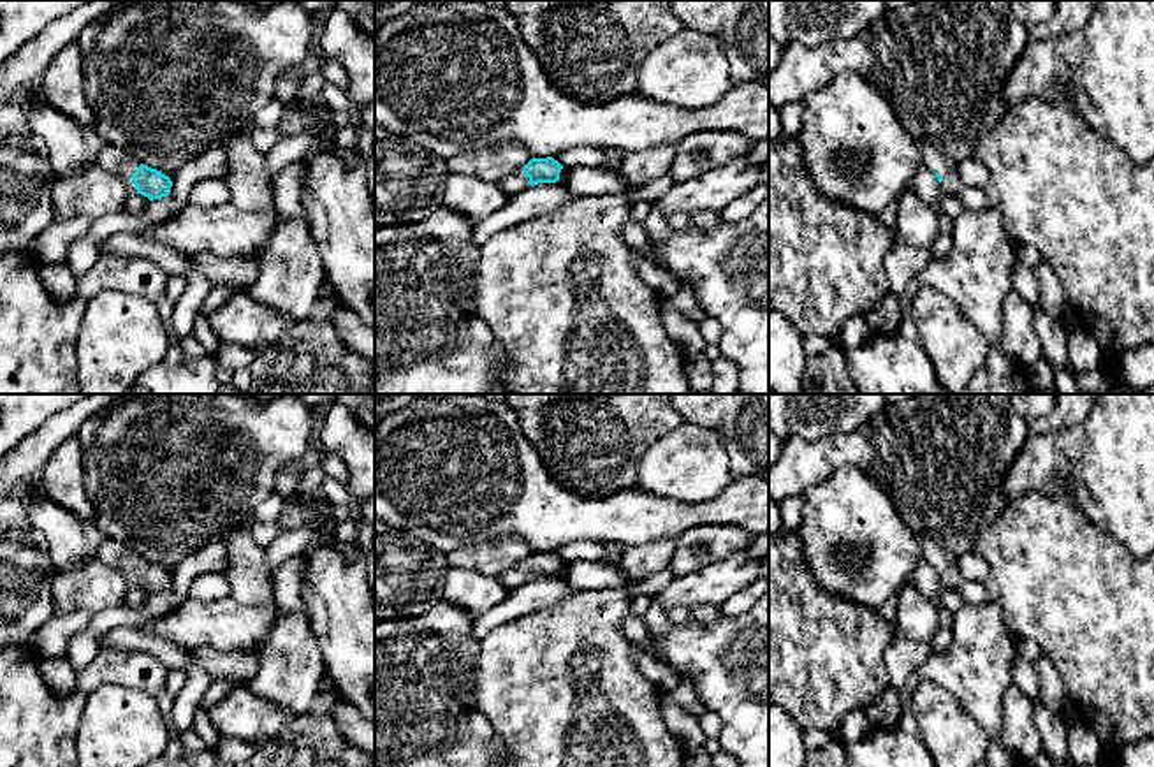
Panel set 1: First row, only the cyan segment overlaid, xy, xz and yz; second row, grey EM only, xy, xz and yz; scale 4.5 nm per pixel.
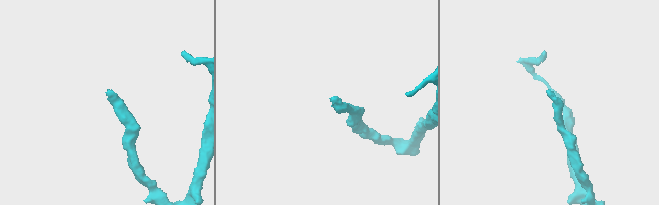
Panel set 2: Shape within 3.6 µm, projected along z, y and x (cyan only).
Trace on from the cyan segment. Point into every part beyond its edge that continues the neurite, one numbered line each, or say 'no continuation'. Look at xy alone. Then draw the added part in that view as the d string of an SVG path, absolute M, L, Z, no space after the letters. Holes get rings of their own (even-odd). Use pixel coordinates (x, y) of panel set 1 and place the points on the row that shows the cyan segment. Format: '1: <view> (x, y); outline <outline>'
1: xy (113, 159); outline M104 144L100 153L97 155L95 164L106 169L107 172L113 172L121 178L130 194L137 192L130 178L141 165L141 162L130 157L123 148Z

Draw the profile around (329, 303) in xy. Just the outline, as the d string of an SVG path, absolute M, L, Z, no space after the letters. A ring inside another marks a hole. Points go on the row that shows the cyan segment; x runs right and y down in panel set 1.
M324 280L324 283L320 287L318 311L322 311L327 317L332 317L341 308L347 308L347 306L338 297L334 289Z

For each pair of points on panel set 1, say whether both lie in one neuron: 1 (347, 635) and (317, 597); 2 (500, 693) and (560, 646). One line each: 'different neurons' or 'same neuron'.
1: same neuron
2: same neuron

